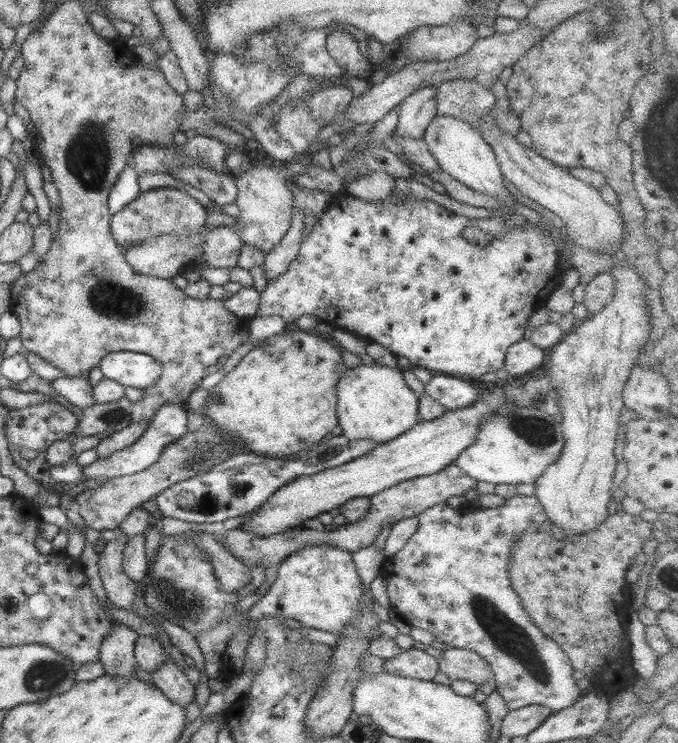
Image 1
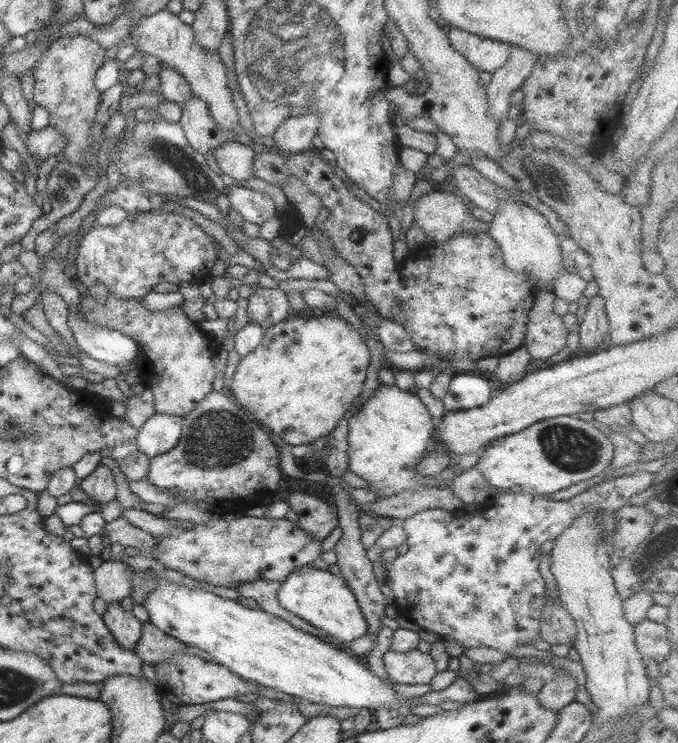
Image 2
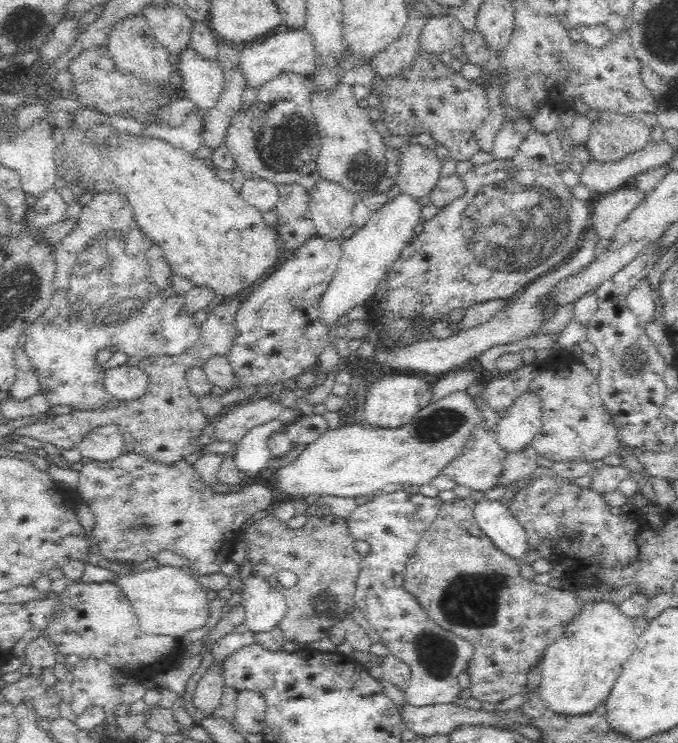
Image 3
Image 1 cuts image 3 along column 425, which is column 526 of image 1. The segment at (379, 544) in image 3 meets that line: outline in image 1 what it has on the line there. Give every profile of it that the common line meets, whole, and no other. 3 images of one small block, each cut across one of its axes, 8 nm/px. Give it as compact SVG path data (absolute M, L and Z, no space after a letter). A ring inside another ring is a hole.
M515 495L496 508L462 512L440 503L424 510L418 518L418 530L394 556L387 557L380 573L387 580L391 608L408 625L430 631L447 648L473 650L492 668L495 691L506 700L508 708L516 710L531 704L541 704L553 711L574 706L584 693L573 678L575 669L558 643L548 638L536 626L512 589L508 576L508 558L516 538L529 529L540 528L547 520L544 507L536 495Z

